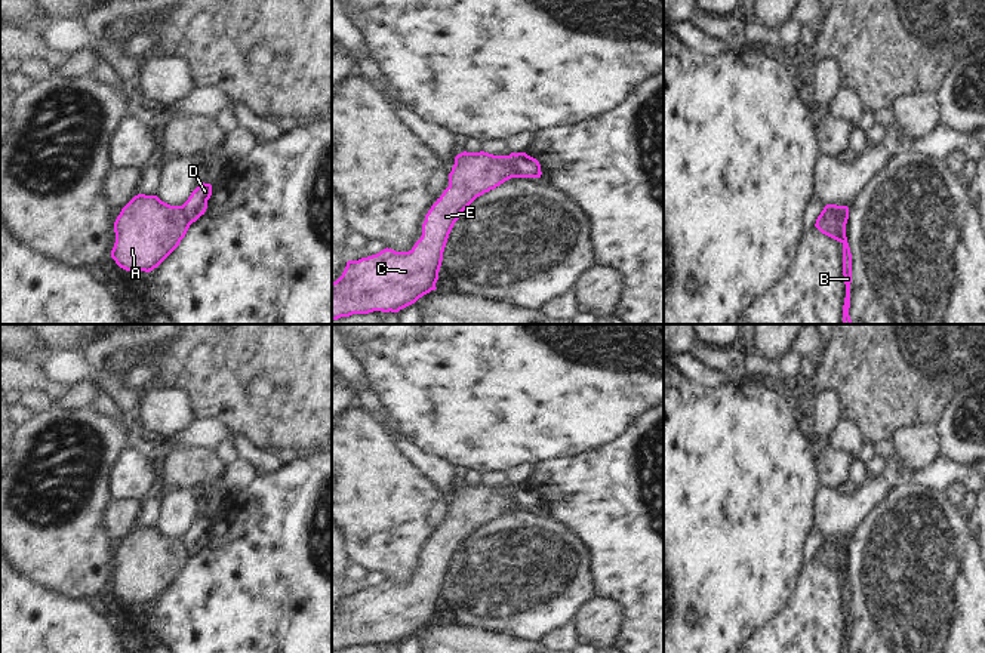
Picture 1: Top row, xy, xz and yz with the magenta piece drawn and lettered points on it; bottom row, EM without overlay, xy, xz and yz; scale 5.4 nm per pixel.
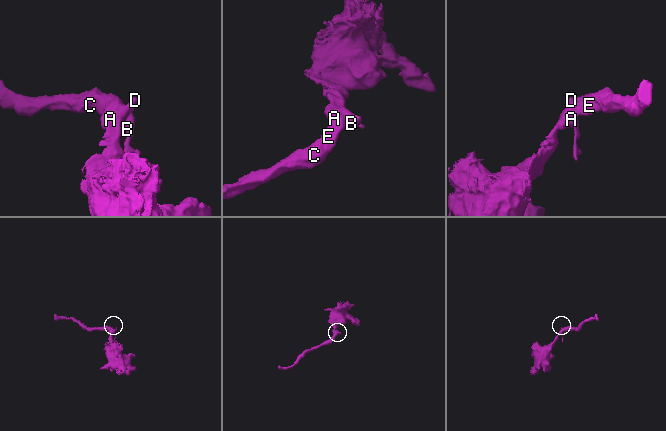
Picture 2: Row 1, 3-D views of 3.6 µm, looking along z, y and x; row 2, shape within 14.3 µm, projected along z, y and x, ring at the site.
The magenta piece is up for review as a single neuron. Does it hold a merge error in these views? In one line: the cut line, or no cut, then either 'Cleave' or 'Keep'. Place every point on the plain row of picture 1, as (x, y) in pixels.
Split along xz (516, 486), (516, 502), (520, 508). Cleave.

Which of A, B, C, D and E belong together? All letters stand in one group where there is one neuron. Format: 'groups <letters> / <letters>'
groups A C E / B D

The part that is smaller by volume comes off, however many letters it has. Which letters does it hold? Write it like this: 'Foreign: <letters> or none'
Foreign: B, D

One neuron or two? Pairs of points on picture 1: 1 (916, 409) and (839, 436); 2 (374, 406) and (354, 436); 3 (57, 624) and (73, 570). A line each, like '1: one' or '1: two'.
1: two
2: two
3: two

